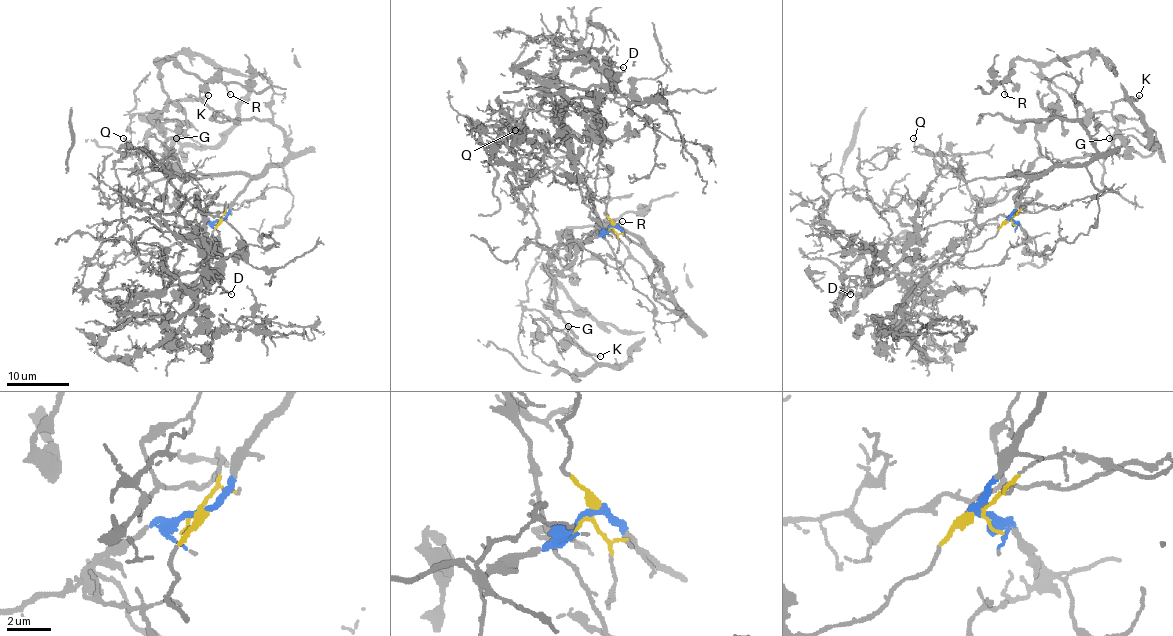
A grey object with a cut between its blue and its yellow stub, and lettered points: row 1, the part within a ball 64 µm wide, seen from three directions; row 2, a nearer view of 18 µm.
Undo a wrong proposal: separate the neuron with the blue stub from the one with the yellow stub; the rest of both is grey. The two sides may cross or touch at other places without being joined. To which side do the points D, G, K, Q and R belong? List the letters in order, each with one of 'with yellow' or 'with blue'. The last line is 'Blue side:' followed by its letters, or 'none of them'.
D: with yellow
G: with blue
K: with blue
Q: with blue
R: with blue
Blue side: G, K, Q, R

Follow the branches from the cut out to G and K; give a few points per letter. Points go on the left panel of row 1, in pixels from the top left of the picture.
G: (219, 220), (249, 178), (185, 173), (147, 112), (161, 112), (141, 118), (202, 145), (177, 139)
K: (219, 220), (249, 178), (185, 173), (166, 153), (166, 131), (147, 112), (208, 95)

